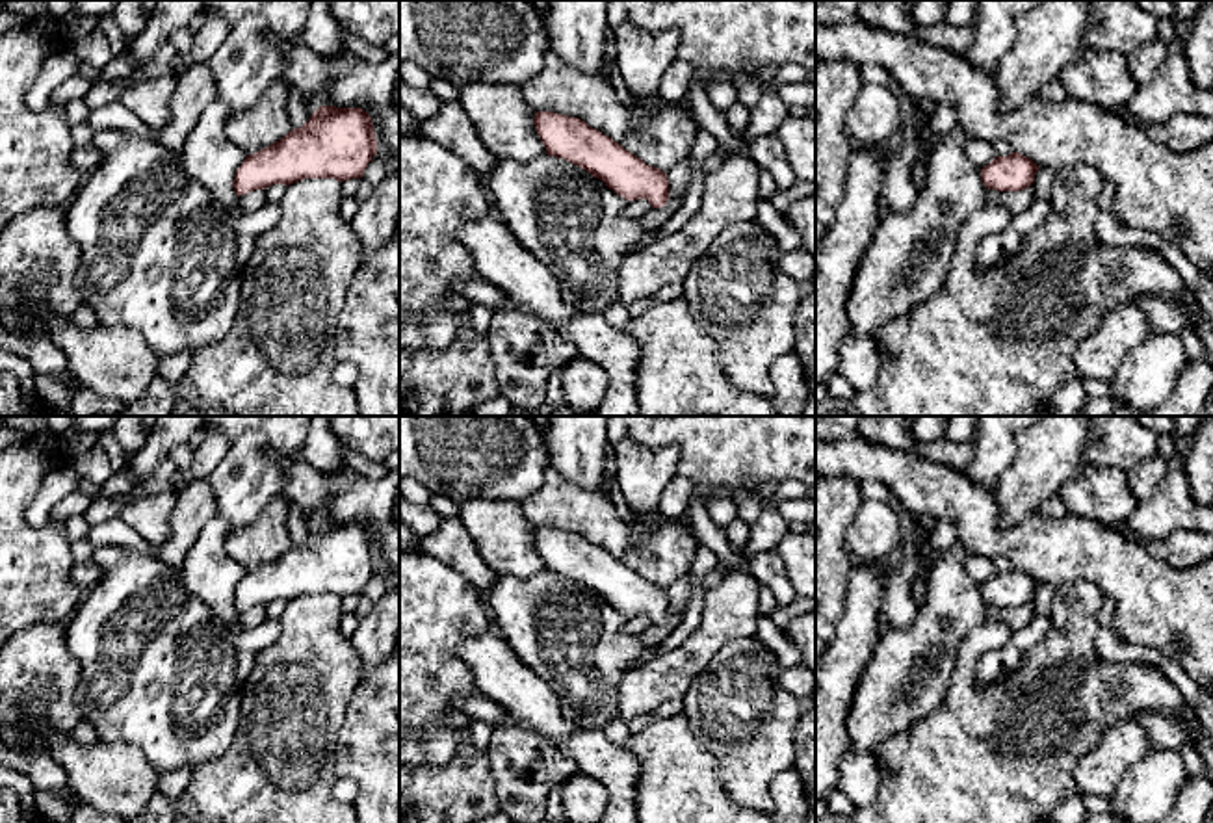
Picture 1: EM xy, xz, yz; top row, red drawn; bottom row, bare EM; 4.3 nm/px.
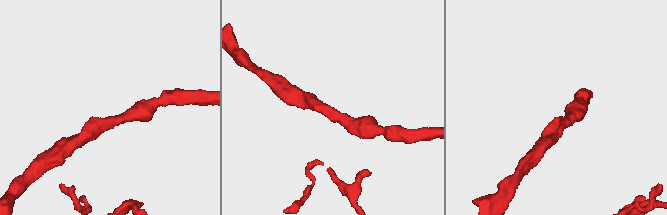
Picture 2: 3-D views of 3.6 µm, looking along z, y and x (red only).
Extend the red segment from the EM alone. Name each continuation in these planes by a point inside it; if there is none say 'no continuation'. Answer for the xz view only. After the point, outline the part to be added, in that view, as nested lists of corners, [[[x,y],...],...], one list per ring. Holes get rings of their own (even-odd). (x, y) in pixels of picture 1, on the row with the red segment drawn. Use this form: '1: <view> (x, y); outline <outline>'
no continuation

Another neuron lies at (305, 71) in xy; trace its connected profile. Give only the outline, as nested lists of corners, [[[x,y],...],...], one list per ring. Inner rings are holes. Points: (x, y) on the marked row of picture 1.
[[[299,39],[288,41],[282,50],[286,58],[282,80],[308,102],[320,102],[333,80],[333,71],[325,58]]]

